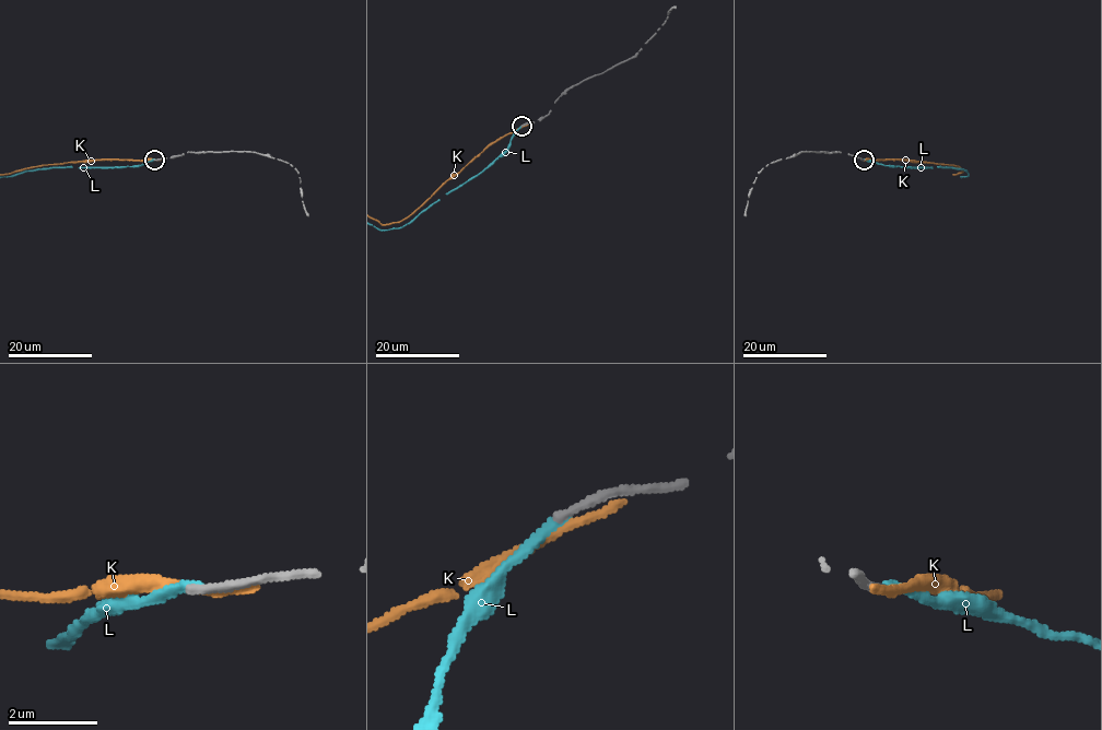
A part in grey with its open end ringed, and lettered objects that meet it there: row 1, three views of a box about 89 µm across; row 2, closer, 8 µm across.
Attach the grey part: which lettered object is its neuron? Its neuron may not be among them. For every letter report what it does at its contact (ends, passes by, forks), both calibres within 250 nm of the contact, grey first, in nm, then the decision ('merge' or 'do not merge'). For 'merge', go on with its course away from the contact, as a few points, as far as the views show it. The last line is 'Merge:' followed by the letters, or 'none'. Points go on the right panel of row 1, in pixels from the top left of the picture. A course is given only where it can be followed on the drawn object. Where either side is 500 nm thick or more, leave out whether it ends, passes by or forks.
K: it ends there; 260 nm thick on the grey side, 240 nm on the other; do not merge
L: it ends there; 220 nm thick on the grey side, 200 nm on the other; do not merge
Merge: none

